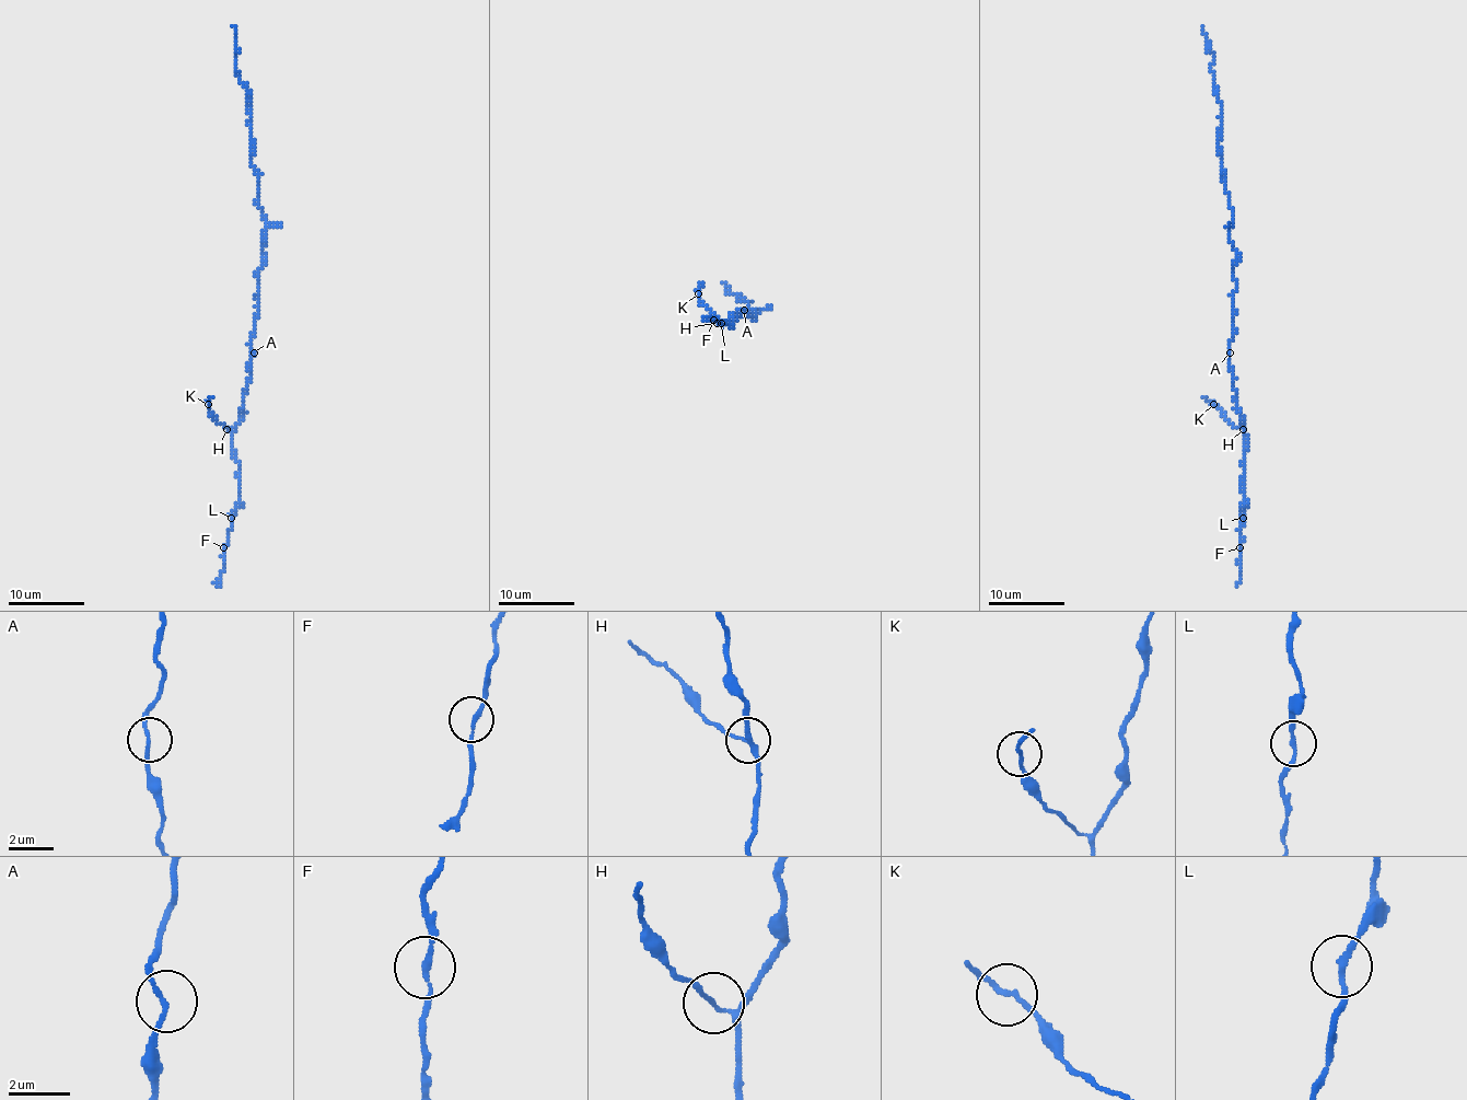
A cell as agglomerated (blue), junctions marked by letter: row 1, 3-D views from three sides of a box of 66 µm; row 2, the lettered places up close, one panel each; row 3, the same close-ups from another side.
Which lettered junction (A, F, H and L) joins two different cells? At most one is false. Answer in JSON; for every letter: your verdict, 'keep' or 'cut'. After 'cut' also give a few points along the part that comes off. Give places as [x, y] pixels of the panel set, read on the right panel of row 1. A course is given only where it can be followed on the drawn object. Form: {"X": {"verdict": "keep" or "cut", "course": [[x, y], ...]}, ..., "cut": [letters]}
{"A": {"verdict": "keep"}, "F": {"verdict": "keep"}, "H": {"verdict": "keep"}, "L": {"verdict": "keep"}, "cut": []}

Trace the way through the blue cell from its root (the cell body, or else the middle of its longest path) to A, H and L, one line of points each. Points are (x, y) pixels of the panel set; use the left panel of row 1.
A: (257, 305), (255, 330), (249, 344), (254, 352)
H: (257, 305), (255, 330), (249, 344), (254, 357), (244, 394), (244, 414), (231, 430), (228, 428)
L: (257, 305), (244, 414), (233, 432), (239, 508), (231, 518)

